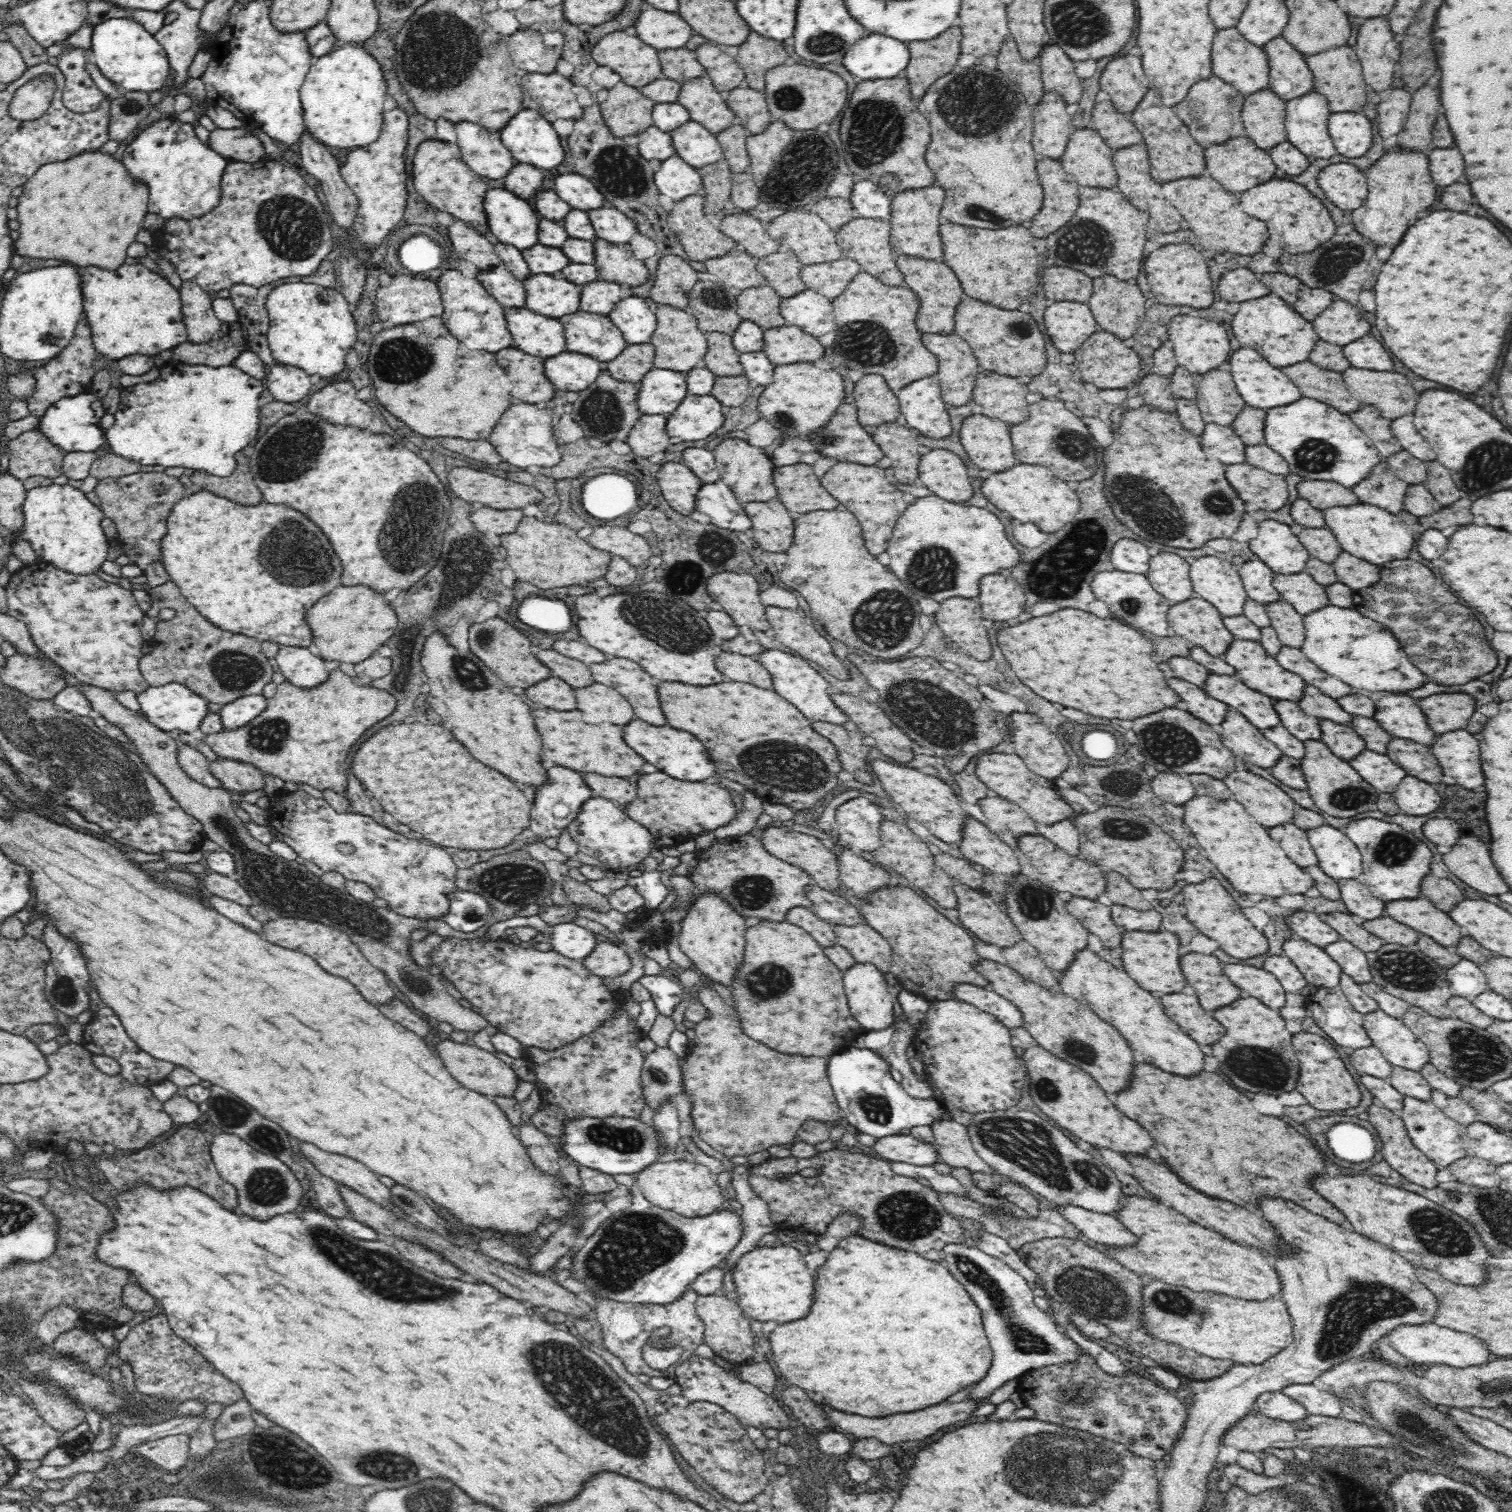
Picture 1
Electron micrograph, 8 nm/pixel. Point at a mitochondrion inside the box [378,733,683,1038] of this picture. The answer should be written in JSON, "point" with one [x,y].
{"point":[512,883]}

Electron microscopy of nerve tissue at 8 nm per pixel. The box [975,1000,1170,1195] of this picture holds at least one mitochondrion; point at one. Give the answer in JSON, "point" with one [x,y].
{"point":[1075,1048]}

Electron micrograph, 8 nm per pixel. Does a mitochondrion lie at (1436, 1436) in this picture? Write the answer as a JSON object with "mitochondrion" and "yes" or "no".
{"mitochondrion":"yes"}

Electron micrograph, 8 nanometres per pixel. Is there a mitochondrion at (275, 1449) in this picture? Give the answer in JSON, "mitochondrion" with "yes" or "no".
{"mitochondrion":"yes"}

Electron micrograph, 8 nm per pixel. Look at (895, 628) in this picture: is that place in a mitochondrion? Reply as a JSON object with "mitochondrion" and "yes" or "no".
{"mitochondrion":"yes"}

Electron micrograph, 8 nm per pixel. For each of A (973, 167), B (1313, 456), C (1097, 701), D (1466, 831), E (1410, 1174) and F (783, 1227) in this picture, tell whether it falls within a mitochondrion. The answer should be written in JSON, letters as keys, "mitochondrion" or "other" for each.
{"A":"other","B":"mitochondrion","C":"other","D":"other","E":"other","F":"other"}

